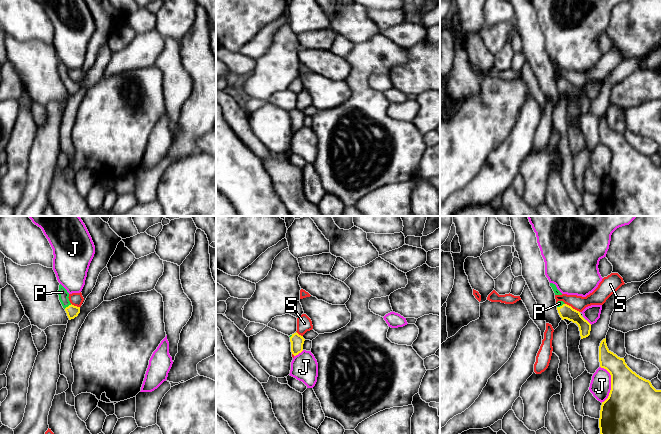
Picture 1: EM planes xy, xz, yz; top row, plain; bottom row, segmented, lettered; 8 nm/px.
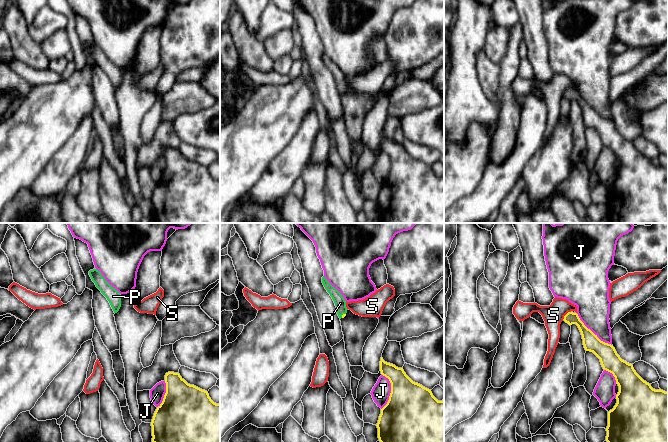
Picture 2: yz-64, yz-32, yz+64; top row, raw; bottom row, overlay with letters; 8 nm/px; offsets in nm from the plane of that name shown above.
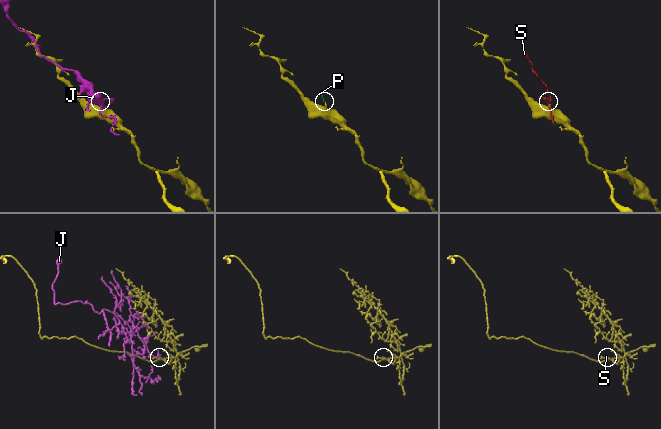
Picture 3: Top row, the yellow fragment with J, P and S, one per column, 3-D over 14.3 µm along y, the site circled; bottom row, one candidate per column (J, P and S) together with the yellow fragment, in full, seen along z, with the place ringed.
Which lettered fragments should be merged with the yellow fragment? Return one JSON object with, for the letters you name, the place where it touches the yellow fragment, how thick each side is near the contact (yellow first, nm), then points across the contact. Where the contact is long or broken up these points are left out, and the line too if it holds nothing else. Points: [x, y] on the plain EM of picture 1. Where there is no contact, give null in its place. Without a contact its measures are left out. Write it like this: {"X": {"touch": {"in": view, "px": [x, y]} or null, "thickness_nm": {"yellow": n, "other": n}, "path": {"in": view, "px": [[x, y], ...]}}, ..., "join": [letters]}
{"P": {"touch": {"in": "xy", "px": [68, 82]}, "thickness_nm": {"yellow": 100, "other": 80}, "path": {"in": "xy", "px": [[72, 87], [68, 82], [62, 68]]}}, "join": ["P"]}

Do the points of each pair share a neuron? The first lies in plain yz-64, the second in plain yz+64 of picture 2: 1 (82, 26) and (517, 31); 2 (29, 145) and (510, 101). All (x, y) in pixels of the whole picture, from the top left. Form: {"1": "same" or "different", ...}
{"1": "different", "2": "different"}

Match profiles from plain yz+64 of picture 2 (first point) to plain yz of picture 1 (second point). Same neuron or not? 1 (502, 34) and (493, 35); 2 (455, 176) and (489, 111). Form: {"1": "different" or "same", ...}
{"1": "same", "2": "same"}

